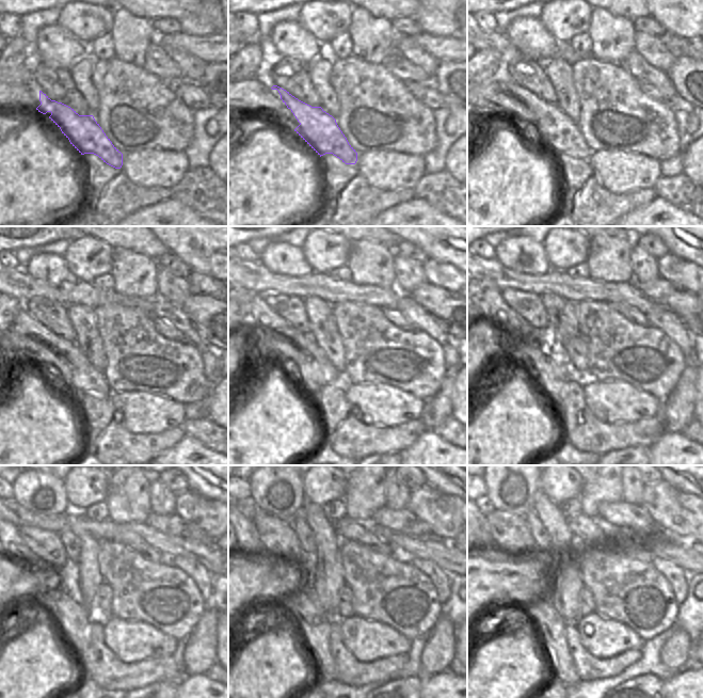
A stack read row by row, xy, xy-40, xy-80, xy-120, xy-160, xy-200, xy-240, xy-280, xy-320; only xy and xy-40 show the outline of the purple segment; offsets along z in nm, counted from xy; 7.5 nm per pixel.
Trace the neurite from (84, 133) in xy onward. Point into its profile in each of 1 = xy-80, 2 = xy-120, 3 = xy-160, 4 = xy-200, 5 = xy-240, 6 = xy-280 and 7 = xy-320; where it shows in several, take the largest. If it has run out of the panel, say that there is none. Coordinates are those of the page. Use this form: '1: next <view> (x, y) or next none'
1: next xy-80 (556, 130)
2: next xy-120 (76, 370)
3: next xy-160 (317, 371)
4: next xy-200 (512, 329)
5: next xy-240 (11, 541)
6: next xy-280 (250, 543)
7: next xy-320 (489, 543)

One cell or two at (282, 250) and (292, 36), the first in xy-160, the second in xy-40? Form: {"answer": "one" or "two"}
{"answer": "one"}

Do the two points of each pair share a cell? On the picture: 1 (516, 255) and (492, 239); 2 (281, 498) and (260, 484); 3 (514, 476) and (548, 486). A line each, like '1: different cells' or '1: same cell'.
1: different cells
2: same cell
3: different cells

